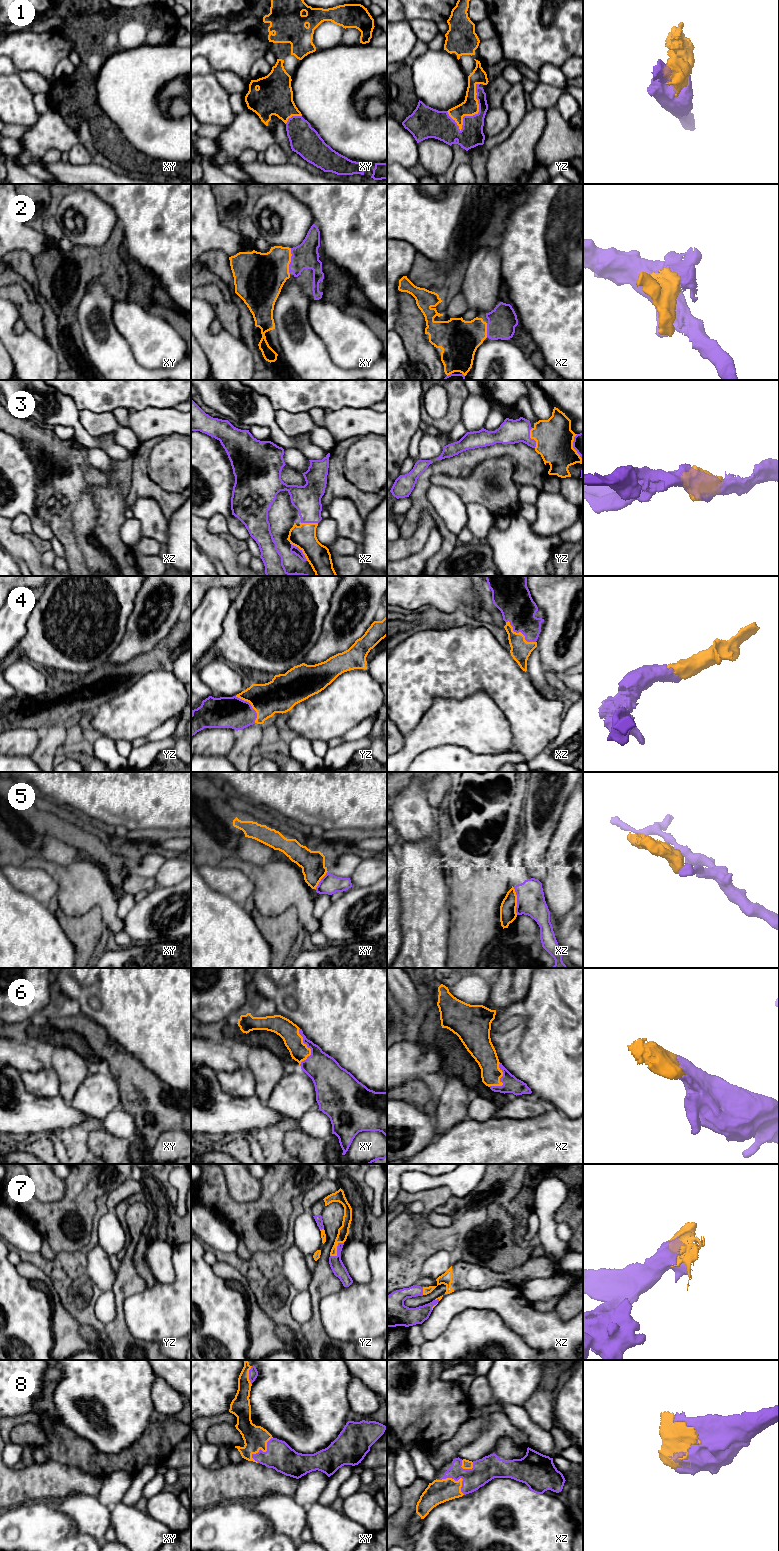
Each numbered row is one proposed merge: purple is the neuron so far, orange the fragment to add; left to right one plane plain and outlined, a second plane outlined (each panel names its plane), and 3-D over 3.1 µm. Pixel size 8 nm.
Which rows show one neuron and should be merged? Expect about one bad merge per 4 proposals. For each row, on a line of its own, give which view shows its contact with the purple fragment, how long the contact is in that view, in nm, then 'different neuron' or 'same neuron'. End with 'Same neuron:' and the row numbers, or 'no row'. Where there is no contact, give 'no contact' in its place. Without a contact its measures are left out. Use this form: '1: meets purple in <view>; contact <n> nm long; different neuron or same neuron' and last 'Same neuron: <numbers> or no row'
1: meets purple in yz; contact 420 nm long; same neuron
2: meets purple in xy; contact 200 nm long; same neuron
3: meets purple in yz; contact 160 nm long; same neuron
4: meets purple in xz; contact 300 nm long; same neuron
5: meets purple in xz; contact 220 nm long; different neuron
6: meets purple in xy; contact 300 nm long; same neuron
7: meets purple in yz; contact 160 nm long; same neuron
8: meets purple in xz; contact 260 nm long; same neuron
Same neuron: 1, 2, 3, 4, 6, 7, 8

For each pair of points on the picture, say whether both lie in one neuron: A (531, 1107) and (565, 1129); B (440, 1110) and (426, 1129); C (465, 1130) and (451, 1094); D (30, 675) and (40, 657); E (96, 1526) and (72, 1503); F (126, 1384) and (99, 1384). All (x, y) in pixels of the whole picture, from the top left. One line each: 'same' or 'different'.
A: different
B: different
C: different
D: different
E: same
F: same

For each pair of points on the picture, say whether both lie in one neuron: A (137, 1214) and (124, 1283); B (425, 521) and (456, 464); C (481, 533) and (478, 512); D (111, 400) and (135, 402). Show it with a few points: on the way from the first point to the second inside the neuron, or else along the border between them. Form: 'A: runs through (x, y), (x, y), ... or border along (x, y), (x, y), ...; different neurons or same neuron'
A: runs through (135, 1231), (134, 1242), (129, 1249), (127, 1266); same neuron
B: border along (423, 511), (420, 514), (417, 527), (412, 532); different neurons
C: runs through (480, 528), (479, 517); same neuron
D: runs through (117, 400), (129, 400); same neuron

